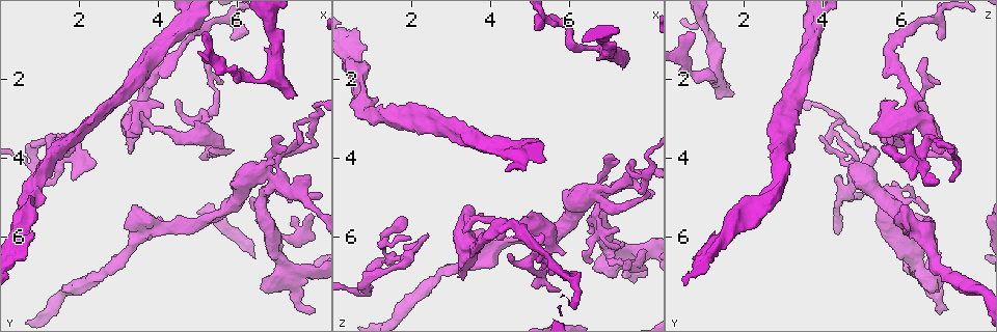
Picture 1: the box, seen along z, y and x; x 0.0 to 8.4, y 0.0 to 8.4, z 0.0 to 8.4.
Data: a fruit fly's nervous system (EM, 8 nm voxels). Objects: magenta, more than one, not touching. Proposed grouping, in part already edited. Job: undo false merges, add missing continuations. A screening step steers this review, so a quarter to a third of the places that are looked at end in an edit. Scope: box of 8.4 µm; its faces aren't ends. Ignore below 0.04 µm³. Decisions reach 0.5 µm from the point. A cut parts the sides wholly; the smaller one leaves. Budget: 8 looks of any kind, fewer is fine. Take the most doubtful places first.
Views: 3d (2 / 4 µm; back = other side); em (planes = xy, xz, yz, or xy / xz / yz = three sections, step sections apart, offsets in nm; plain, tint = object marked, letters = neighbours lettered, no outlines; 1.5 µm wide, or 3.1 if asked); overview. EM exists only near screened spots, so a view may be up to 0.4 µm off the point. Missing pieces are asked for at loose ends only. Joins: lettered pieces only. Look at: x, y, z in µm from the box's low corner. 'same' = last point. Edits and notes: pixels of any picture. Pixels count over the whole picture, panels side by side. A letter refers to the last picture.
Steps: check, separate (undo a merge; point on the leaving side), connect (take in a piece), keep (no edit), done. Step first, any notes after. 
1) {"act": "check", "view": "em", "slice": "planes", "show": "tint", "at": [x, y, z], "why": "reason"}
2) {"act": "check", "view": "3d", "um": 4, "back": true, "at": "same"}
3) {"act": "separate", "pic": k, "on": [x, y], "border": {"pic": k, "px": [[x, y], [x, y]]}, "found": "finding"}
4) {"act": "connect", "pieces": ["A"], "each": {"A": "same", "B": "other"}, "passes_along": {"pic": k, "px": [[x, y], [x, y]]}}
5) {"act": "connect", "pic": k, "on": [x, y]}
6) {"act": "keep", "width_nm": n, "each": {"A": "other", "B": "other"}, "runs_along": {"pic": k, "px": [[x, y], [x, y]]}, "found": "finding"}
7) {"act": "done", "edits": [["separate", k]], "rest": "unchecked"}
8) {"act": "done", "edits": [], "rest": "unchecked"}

{"act": "check", "view": "em", "slice": "planes", "show": "letters", "at": [1.95, 3.55, 6.05], "why": "branch stops here"}

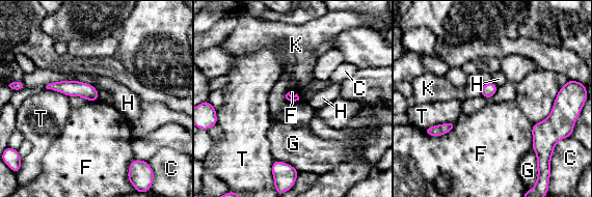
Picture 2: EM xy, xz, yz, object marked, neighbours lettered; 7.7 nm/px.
{"act": "keep", "longest_contact_nm": ["G", 360], "each": {"C": "other", "F": "other", "G": "other", "H": "other", "K": "other", "T": "other"}, "border": {"pic": 2, "px": [[455, 122], [447, 133], [431, 136]]}, "found": "no lettered piece goes on from it"}

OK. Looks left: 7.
{"act": "check", "view": "3d", "um": 2, "at": [0.55, 6.55, 0.75], "why": "free end"}

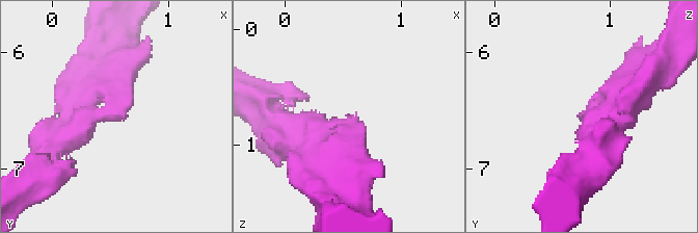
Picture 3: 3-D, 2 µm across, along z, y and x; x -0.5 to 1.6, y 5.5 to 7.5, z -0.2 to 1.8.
{"act": "check", "view": "em", "slice": "xz", "step": 4, "show": "tint", "at": [0.54, 6.54, 0.76], "why": "now the EM"}

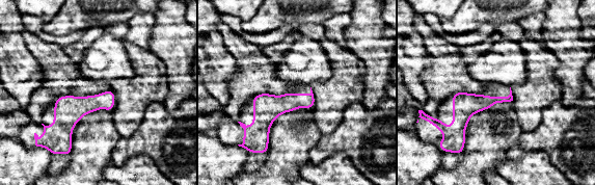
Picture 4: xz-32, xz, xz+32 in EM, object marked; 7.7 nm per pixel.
{"act": "check", "view": "em", "slice": "planes", "show": "letters", "at": "same"}

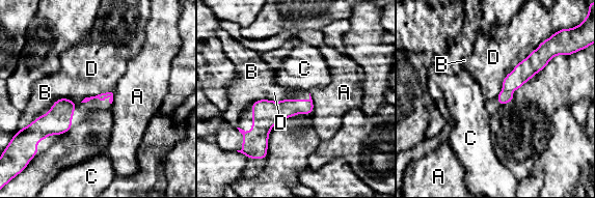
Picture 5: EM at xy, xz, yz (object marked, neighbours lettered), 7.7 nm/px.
{"act": "keep", "longest_contact_nm": ["D", 260], "each": {"A": "other", "B": "other", "C": "other", "D": "other"}, "found": "none of them fits"}

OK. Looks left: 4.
{"act": "check", "view": "em", "slice": "xy", "step": 4, "show": "letters", "at": [5.05, 3.95, 7.20], "why": "branch stops here"}

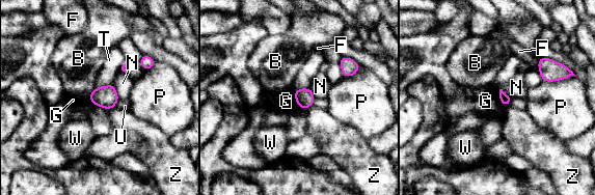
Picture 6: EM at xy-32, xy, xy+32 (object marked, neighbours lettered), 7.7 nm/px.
{"act": "check", "view": "em", "slice": "planes", "show": "letters", "at": "same"}

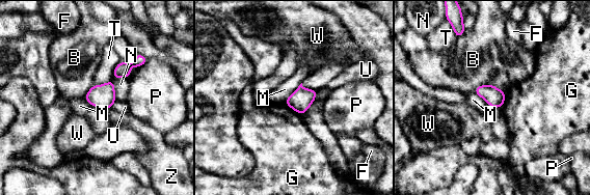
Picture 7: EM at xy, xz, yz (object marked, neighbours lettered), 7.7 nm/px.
{"act": "keep", "width_nm": 150, "each": {"B": "other", "F": "other", "G": "other", "M": "other", "N": "other", "P": "other", "T": "other", "U": "other", "W": "other", "Z": "other"}, "border": {"pic": 7, "px": [[490, 83], [479, 85], [473, 91]]}, "found": "no lettered piece goes on from it"}

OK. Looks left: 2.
{"act": "done", "edits": [], "rest": "unchecked"}

